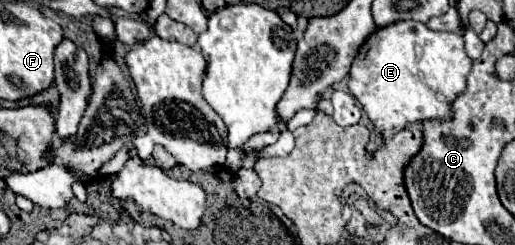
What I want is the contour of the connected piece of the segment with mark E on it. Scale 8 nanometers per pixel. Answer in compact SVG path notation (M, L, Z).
M397 21L393 25L377 29L363 43L349 73L349 91L357 97L367 117L375 123L375 129L383 137L391 137L399 129L405 129L409 123L417 123L423 119L439 119L439 117L449 119L451 117L449 105L467 87L469 69L471 69L471 59L465 53L461 33L433 31L417 21Z

